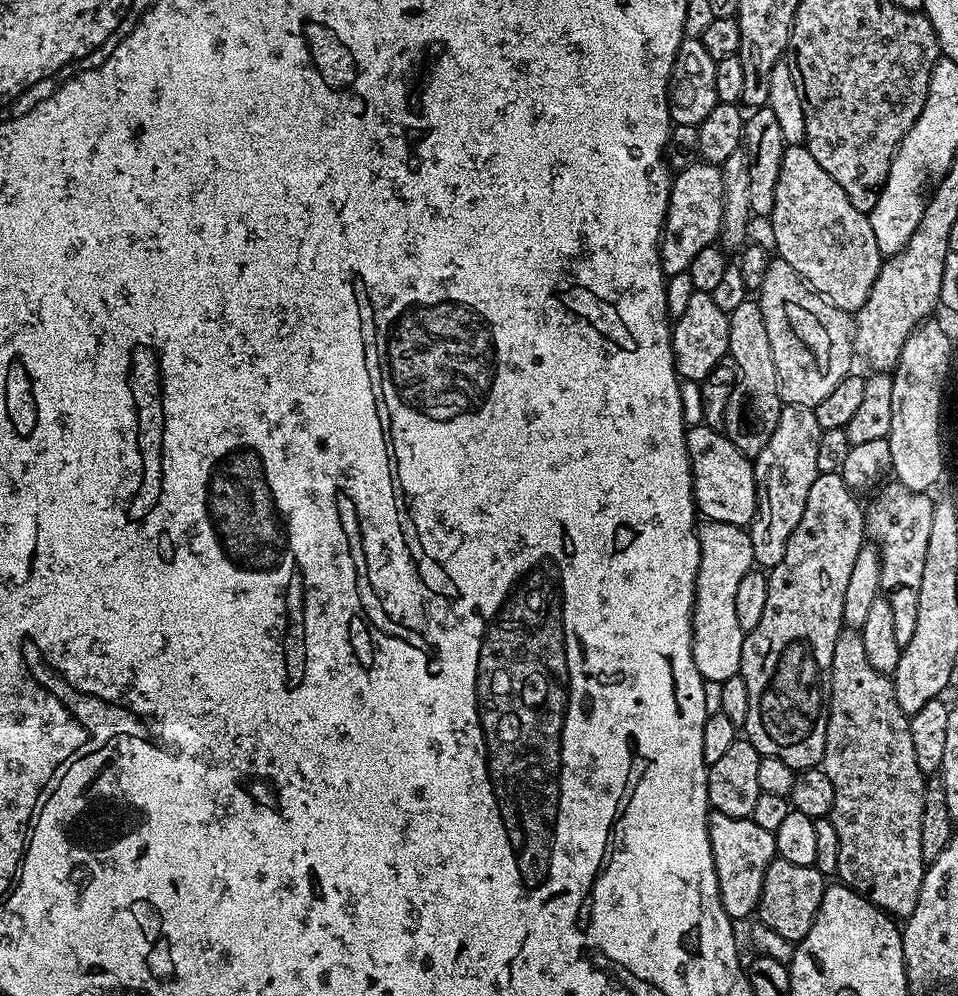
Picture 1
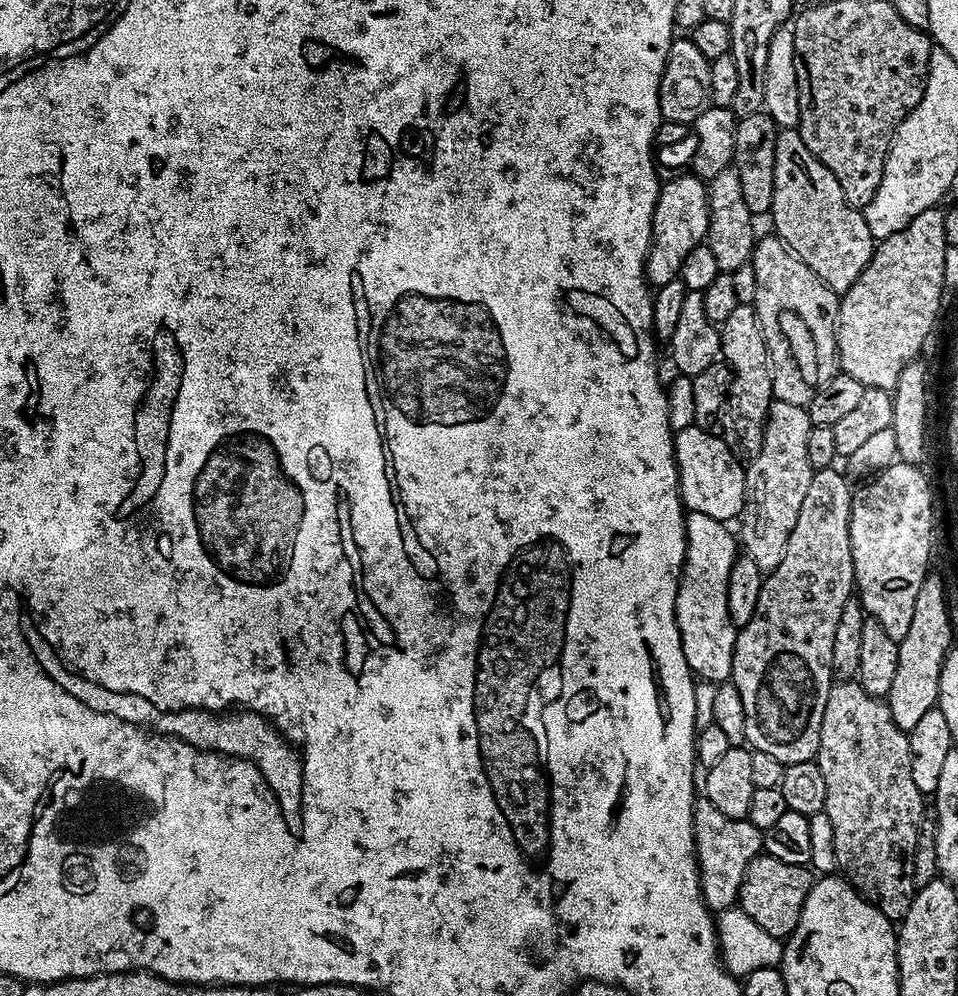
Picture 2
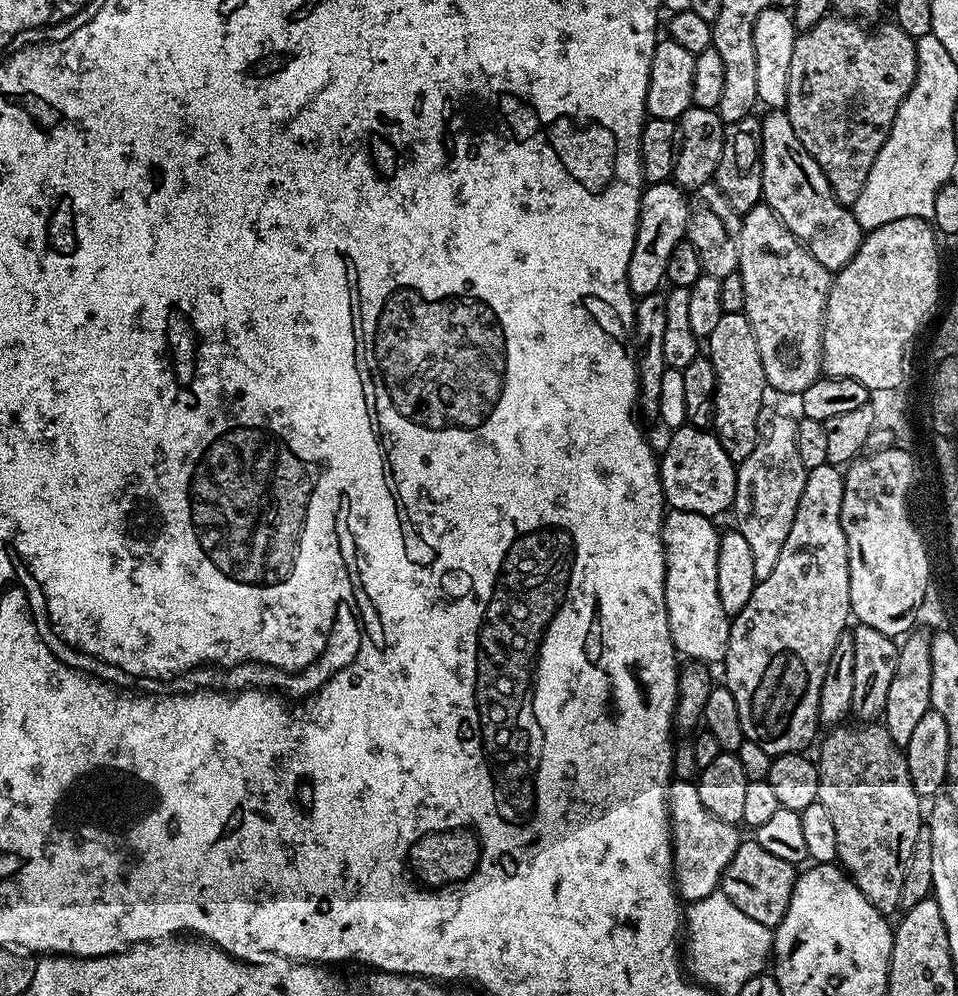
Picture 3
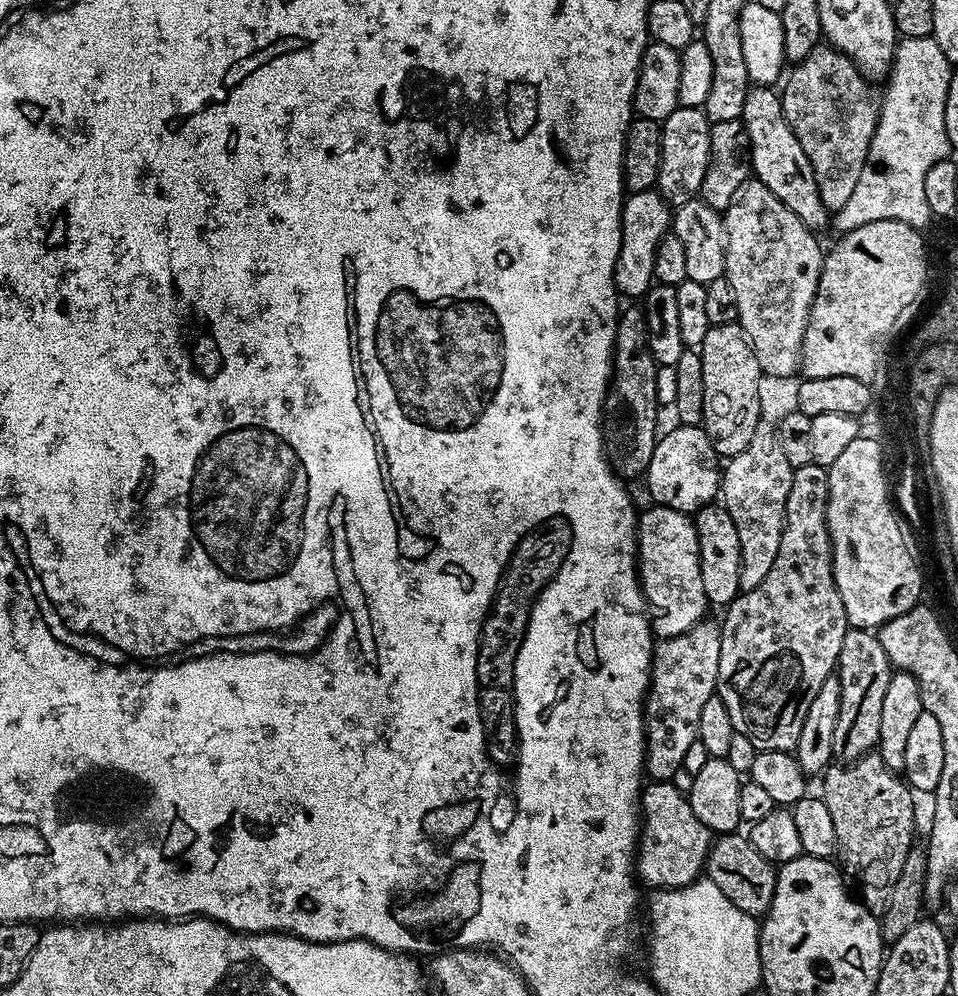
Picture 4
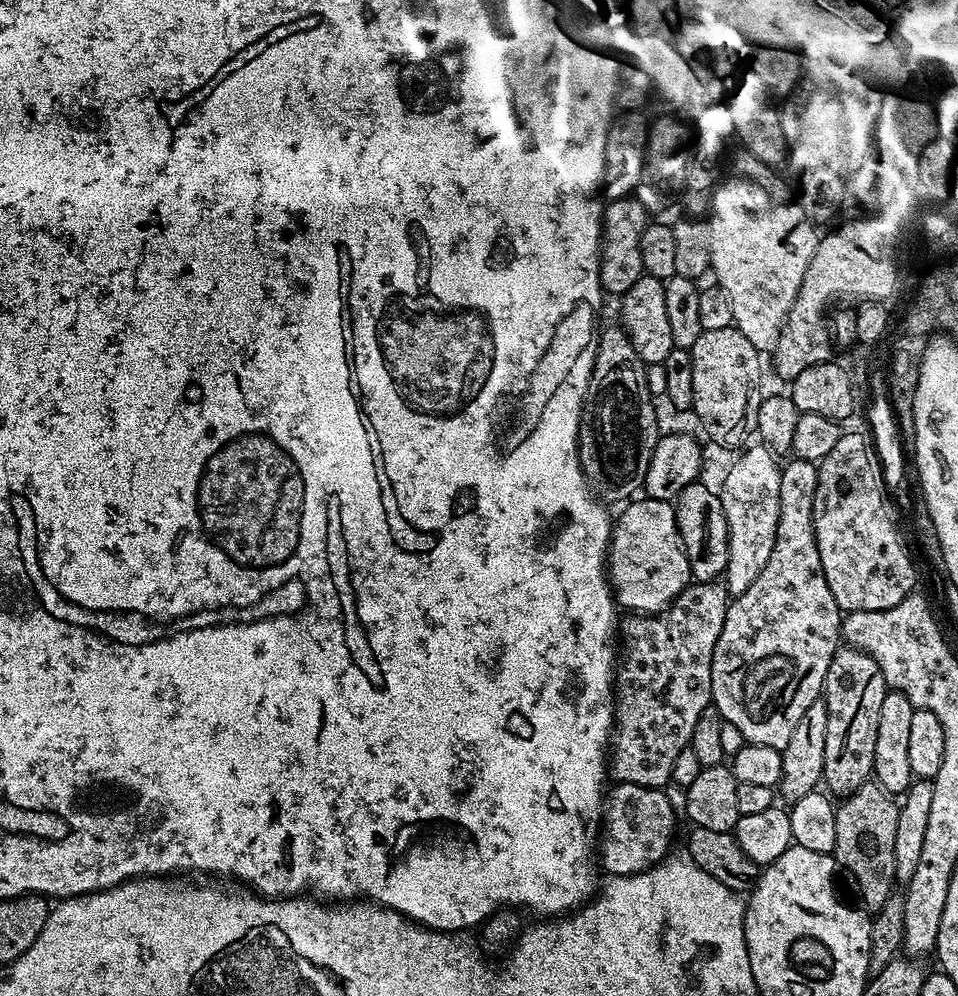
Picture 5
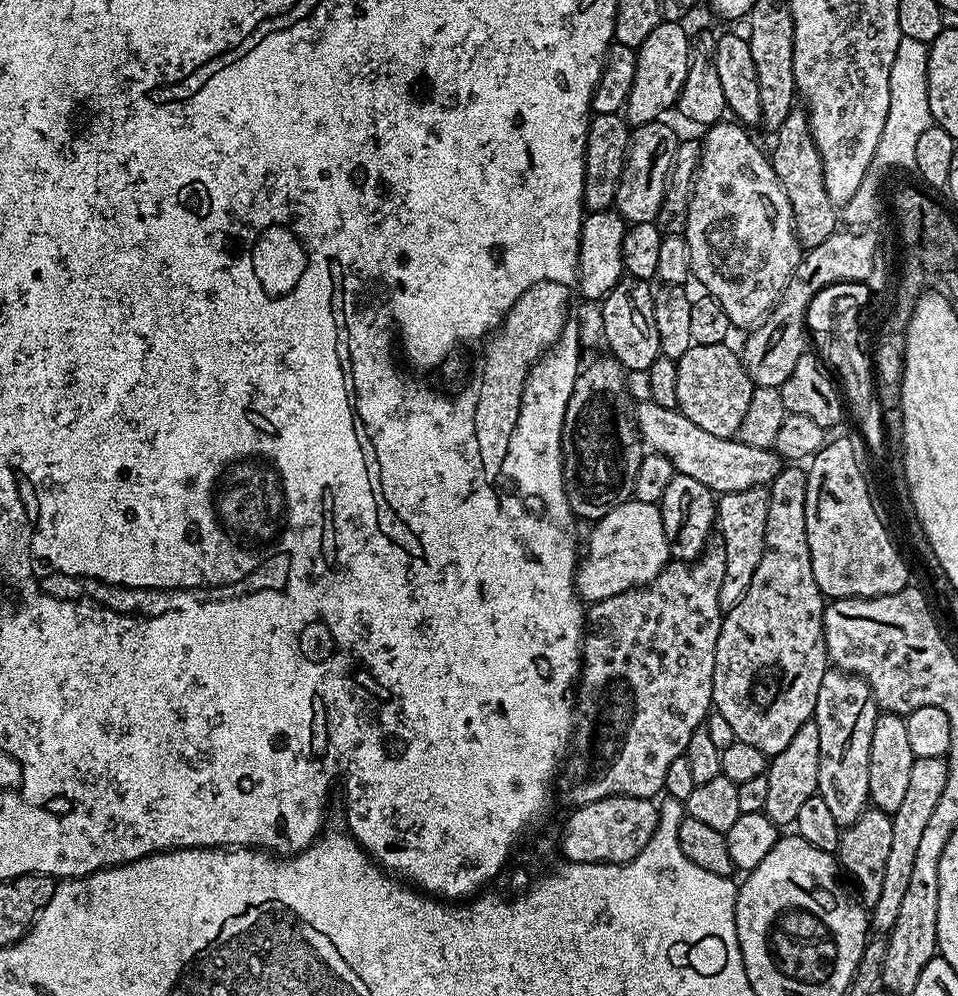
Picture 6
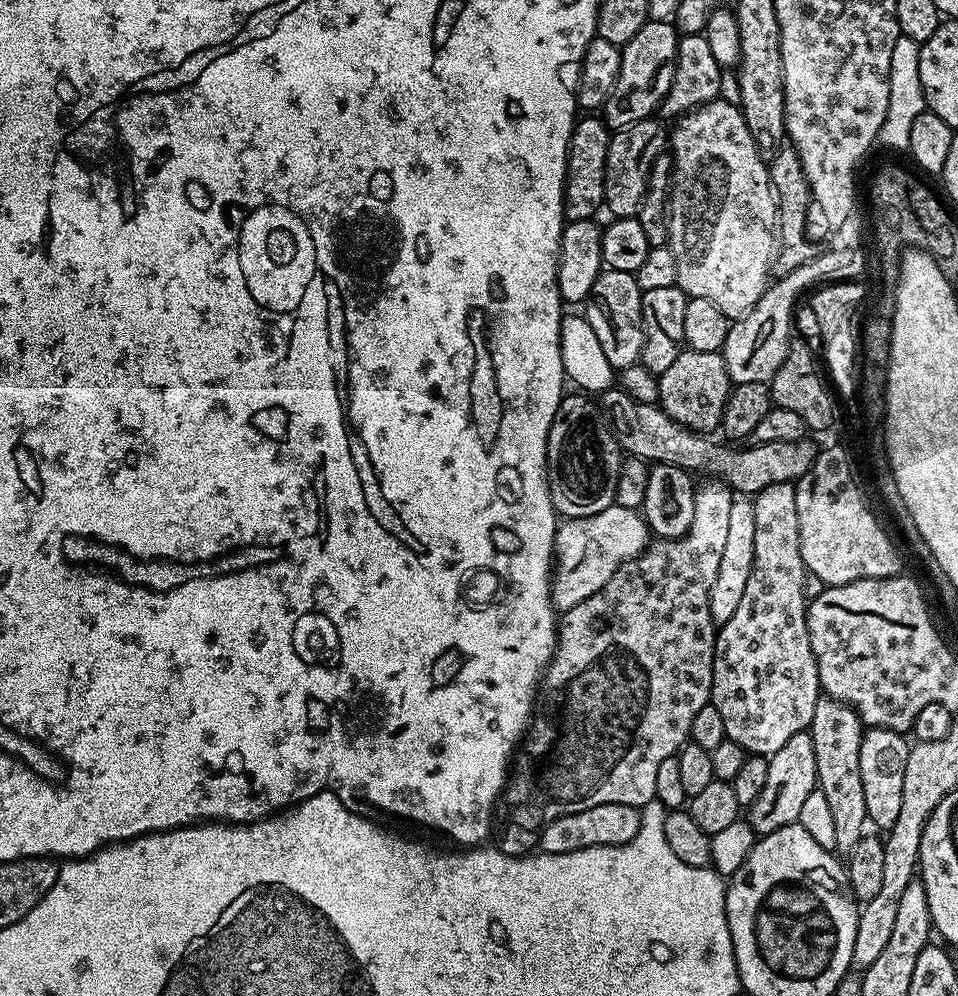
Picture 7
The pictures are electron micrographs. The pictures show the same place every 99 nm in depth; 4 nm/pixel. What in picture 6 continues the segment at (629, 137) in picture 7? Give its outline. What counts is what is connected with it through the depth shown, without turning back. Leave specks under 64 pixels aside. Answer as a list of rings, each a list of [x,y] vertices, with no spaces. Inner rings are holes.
[[[663,119],[635,125],[628,141],[628,157],[618,182],[615,211],[629,225],[655,221],[658,210],[662,210],[662,198],[666,194],[668,175],[672,173],[672,163],[676,161],[678,139],[670,125]]]

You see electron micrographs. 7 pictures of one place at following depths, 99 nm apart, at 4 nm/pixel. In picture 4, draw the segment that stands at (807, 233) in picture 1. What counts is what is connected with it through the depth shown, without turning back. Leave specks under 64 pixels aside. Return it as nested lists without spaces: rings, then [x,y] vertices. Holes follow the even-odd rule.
[[[749,87],[746,94],[746,106],[742,117],[744,128],[748,132],[748,144],[752,147],[752,170],[755,179],[762,181],[805,226],[813,230],[828,228],[830,213],[818,196],[818,185],[814,182],[814,166],[810,166],[810,158],[806,158],[806,150],[802,150],[802,142],[794,138],[794,130],[790,130],[790,122],[786,122],[782,102],[775,87]]]

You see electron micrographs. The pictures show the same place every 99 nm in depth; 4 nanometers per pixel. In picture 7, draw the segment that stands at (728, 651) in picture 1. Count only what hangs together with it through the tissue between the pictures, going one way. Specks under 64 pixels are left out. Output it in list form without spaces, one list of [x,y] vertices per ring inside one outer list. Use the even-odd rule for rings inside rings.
[[[614,503],[606,510],[598,514],[589,516],[573,516],[565,519],[556,529],[556,547],[554,549],[554,567],[551,569],[550,583],[552,585],[552,606],[557,613],[563,614],[569,612],[578,602],[590,598],[610,578],[627,560],[633,560],[639,556],[650,543],[650,529],[648,521],[635,508],[627,508],[621,504]]]

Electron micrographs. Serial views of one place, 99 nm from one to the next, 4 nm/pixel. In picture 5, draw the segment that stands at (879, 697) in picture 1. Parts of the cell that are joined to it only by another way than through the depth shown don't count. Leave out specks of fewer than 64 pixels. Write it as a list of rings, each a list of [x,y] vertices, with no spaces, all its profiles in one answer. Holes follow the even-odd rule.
[[[875,782],[866,783],[854,790],[854,794],[843,797],[836,809],[838,838],[834,855],[837,865],[856,879],[864,899],[863,907],[872,914],[894,895],[897,887],[894,837],[898,831],[899,813],[897,797]]]

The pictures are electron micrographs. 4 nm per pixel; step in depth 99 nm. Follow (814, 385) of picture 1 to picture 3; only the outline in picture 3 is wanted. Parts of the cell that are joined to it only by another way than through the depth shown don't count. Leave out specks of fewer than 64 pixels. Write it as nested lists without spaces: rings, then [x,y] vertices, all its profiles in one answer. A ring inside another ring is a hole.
[[[761,202],[749,212],[743,213],[740,221],[740,267],[742,286],[746,289],[744,315],[748,317],[758,342],[758,354],[762,354],[764,383],[776,392],[799,394],[806,390],[822,375],[820,366],[820,347],[824,329],[824,311],[830,273],[807,250],[800,245],[800,240],[790,234],[790,230],[776,216],[776,211]]]

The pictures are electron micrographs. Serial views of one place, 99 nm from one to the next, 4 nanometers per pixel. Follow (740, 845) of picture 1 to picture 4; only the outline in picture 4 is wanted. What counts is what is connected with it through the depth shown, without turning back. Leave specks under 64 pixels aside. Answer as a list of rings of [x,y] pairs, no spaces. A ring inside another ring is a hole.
[[[666,780],[645,783],[640,794],[640,811],[642,823],[634,857],[634,872],[639,883],[659,890],[681,888],[701,879],[714,836],[698,822],[694,810],[690,810],[685,792]]]

